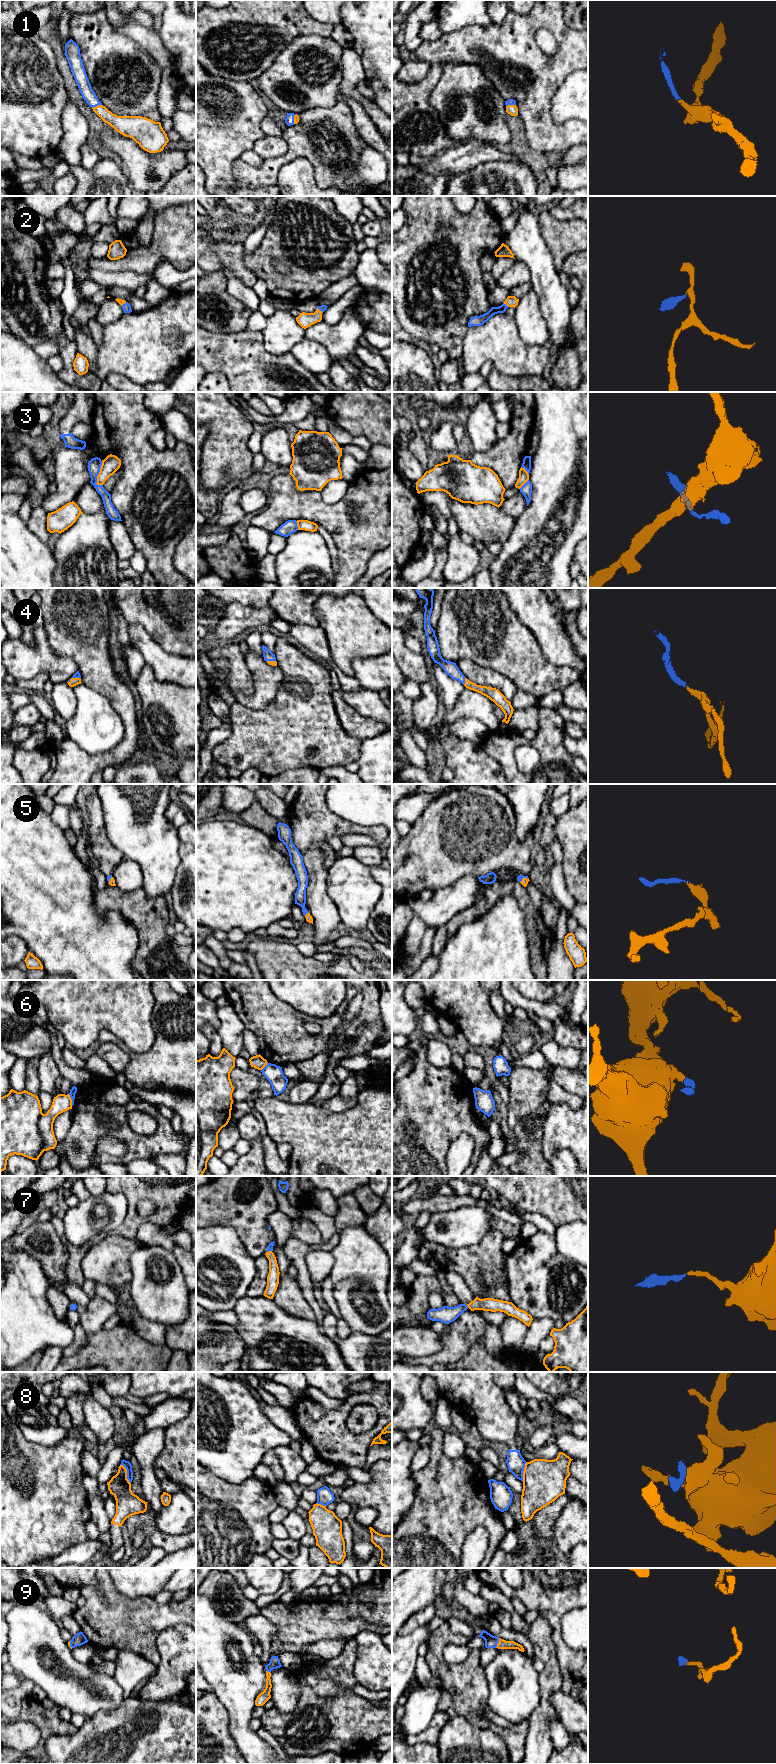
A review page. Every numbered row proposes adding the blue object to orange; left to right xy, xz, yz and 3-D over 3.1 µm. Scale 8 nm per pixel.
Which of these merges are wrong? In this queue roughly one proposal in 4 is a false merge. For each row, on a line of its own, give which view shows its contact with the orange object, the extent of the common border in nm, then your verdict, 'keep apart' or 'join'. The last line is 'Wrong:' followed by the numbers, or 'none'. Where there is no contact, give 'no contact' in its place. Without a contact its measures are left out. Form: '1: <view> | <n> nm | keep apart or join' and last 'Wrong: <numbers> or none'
1: xy | 90 nm | join
2: yz | 50 nm | join
3: xy | 200 nm | keep apart
4: yz | 60 nm | join
5: yz | 80 nm | join
6: xy | 100 nm | keep apart
7: yz | 30 nm | join
8: xy | 180 nm | keep apart
9: yz | 90 nm | join
Wrong: 3, 6, 8

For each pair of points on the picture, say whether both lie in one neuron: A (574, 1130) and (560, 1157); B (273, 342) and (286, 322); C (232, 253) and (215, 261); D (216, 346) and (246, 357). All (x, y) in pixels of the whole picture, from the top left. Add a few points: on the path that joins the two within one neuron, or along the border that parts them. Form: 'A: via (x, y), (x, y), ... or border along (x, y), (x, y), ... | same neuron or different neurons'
A: border along (550, 1158), (554, 1151), (567, 1149), (577, 1162) | different neurons
B: via (278, 337), (282, 332), (282, 327) | same neuron
C: via (228, 255), (221, 255), (219, 257) | same neuron
D: via (223, 353), (239, 355) | same neuron

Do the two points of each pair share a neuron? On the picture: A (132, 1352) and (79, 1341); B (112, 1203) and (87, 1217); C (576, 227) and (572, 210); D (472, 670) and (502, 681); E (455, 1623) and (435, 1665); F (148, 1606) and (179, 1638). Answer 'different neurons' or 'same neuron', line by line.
A: different neurons
B: same neuron
C: different neurons
D: same neuron
E: different neurons
F: different neurons

